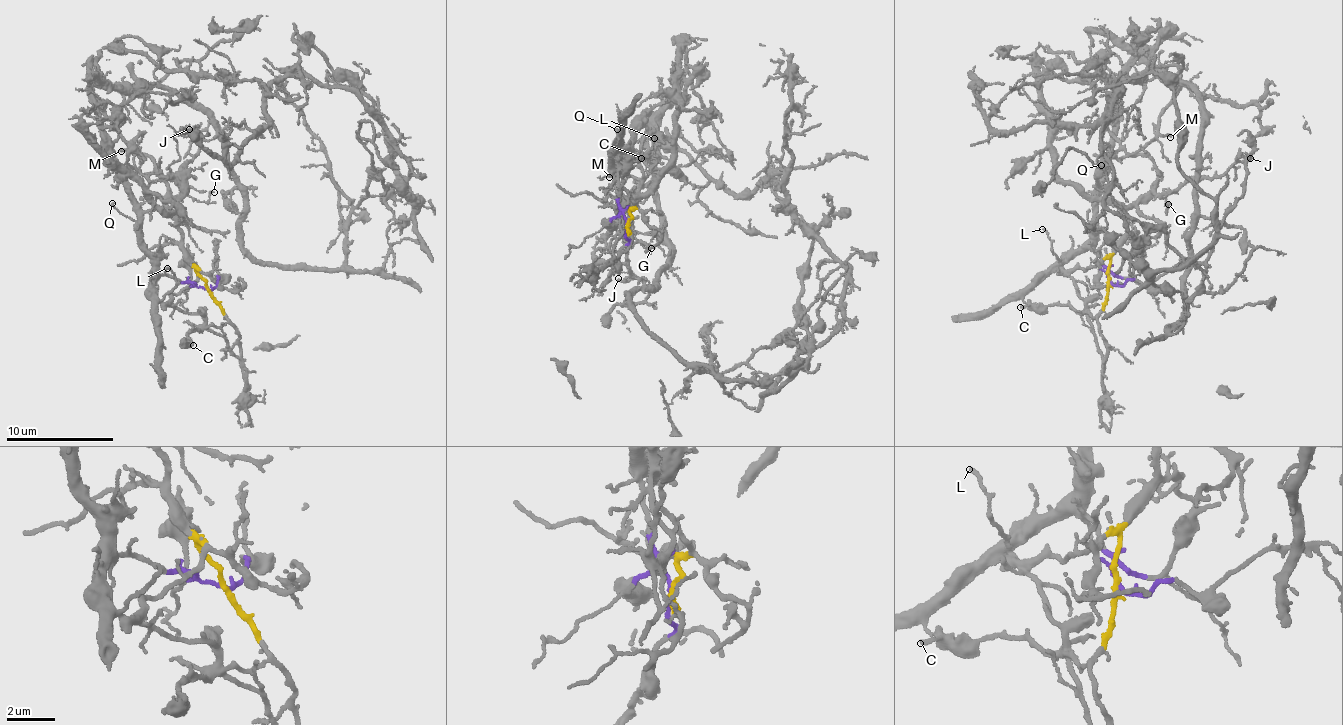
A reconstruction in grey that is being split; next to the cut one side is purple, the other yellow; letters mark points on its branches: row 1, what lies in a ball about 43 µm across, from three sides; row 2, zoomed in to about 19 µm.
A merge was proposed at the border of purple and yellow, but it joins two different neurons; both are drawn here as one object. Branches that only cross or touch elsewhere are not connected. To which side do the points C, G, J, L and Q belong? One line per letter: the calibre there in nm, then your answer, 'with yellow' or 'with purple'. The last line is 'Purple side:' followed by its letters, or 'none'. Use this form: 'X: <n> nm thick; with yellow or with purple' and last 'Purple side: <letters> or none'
C: 160 nm thick; with yellow
G: 120 nm thick; with yellow
J: 140 nm thick; with yellow
L: 130 nm thick; with purple
Q: 120 nm thick; with purple
Purple side: L, Q

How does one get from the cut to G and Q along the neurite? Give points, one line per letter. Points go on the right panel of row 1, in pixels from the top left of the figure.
G: (1110, 281), (1110, 258), (1126, 233), (1126, 214), (1150, 195), (1163, 194), (1167, 210), (1167, 203)
Q: (1110, 281), (1091, 241), (1095, 203), (1103, 187), (1100, 165)

